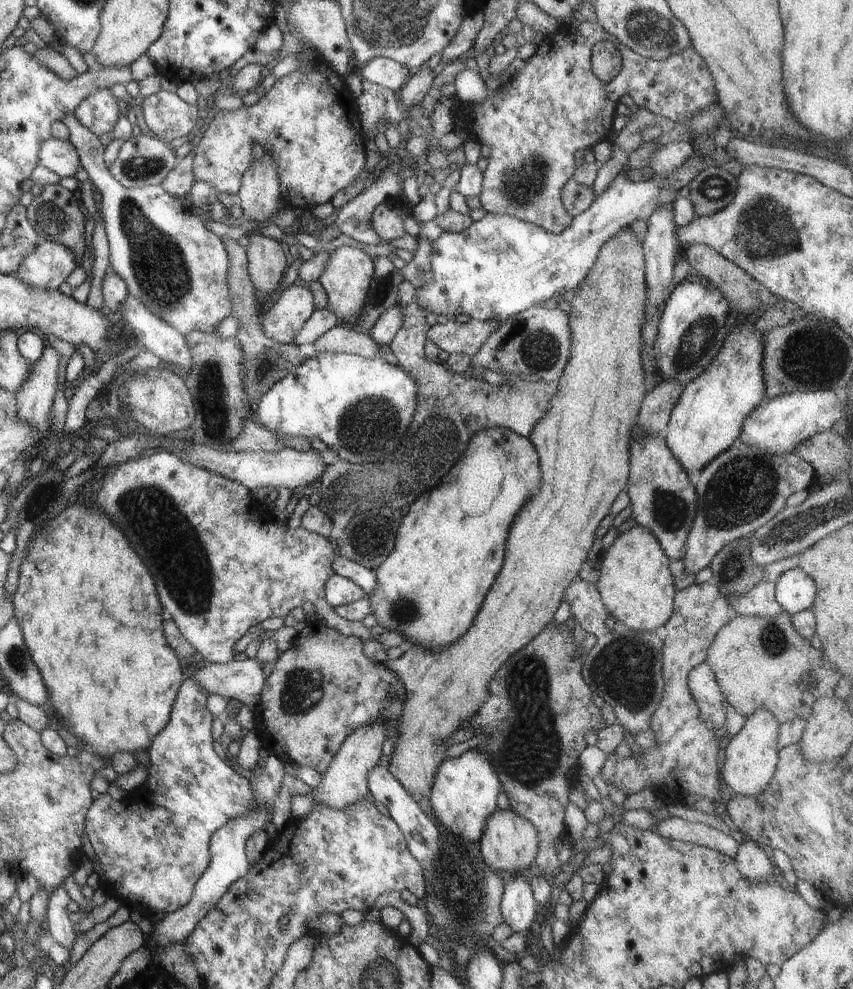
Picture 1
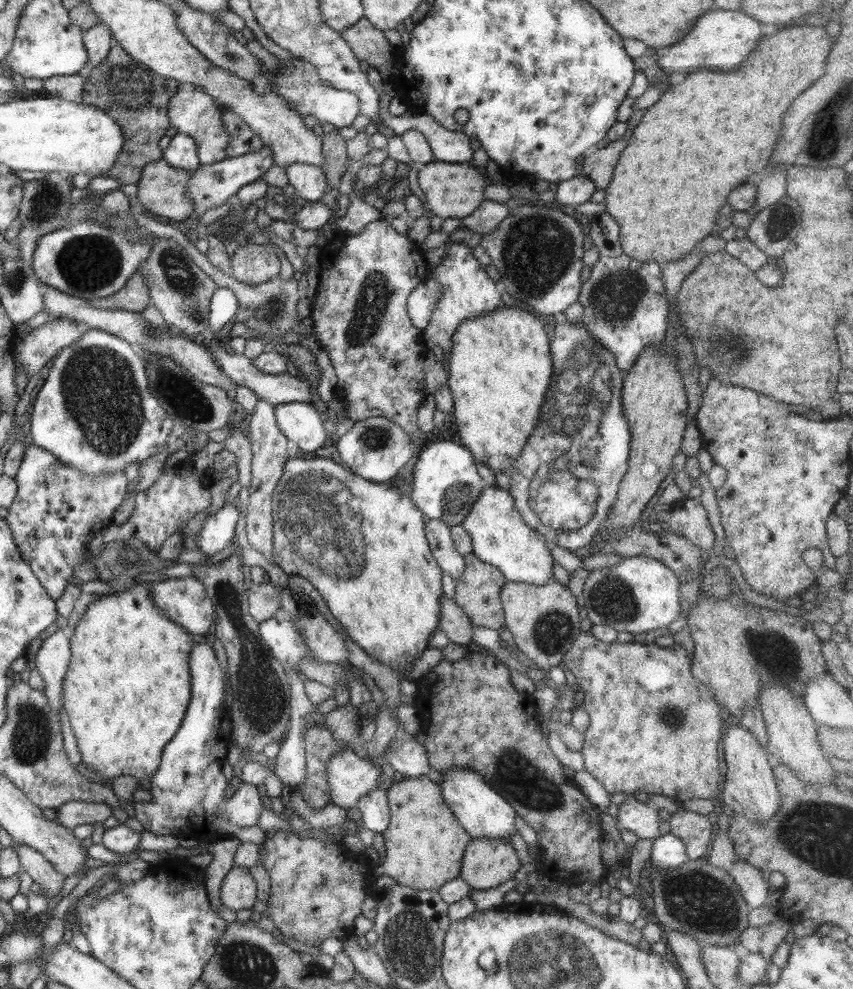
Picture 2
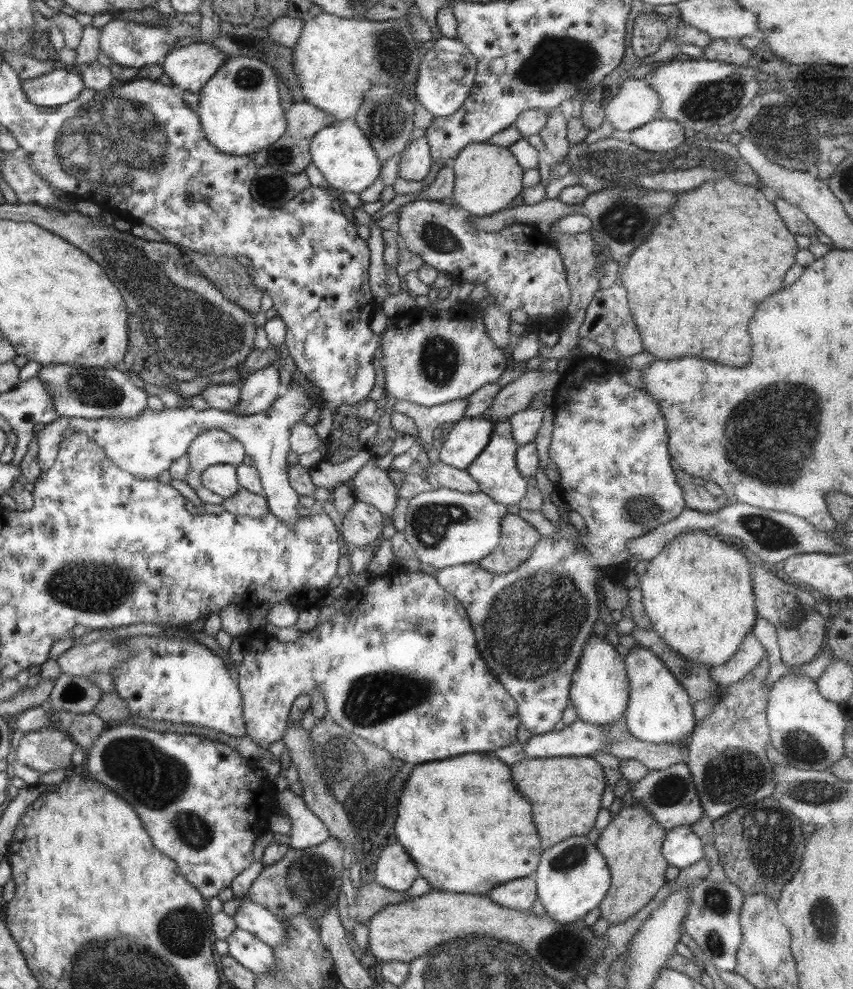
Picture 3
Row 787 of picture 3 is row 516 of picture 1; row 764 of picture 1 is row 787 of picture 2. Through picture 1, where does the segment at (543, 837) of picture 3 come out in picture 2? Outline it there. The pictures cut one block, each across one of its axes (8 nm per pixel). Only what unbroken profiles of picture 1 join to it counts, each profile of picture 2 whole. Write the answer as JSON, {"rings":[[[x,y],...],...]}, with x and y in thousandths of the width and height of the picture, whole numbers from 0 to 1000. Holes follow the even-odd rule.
{"rings":[[[501,785],[461,791],[454,805],[458,828],[449,841],[453,868],[436,879],[436,884],[442,887],[456,886],[465,894],[485,900],[512,903],[523,892],[539,886],[551,843],[521,811],[516,795]]]}

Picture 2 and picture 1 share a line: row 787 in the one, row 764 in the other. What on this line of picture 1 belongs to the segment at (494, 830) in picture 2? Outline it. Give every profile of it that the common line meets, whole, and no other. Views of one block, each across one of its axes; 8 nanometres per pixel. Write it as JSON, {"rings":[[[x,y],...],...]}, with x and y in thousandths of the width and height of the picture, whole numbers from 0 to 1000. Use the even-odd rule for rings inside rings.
{"rings":[[[556,756],[537,766],[525,766],[515,774],[503,805],[508,823],[516,832],[544,853],[553,854],[562,853],[567,844],[573,826],[584,818],[583,808],[586,803],[587,792],[572,769],[571,761]]]}

